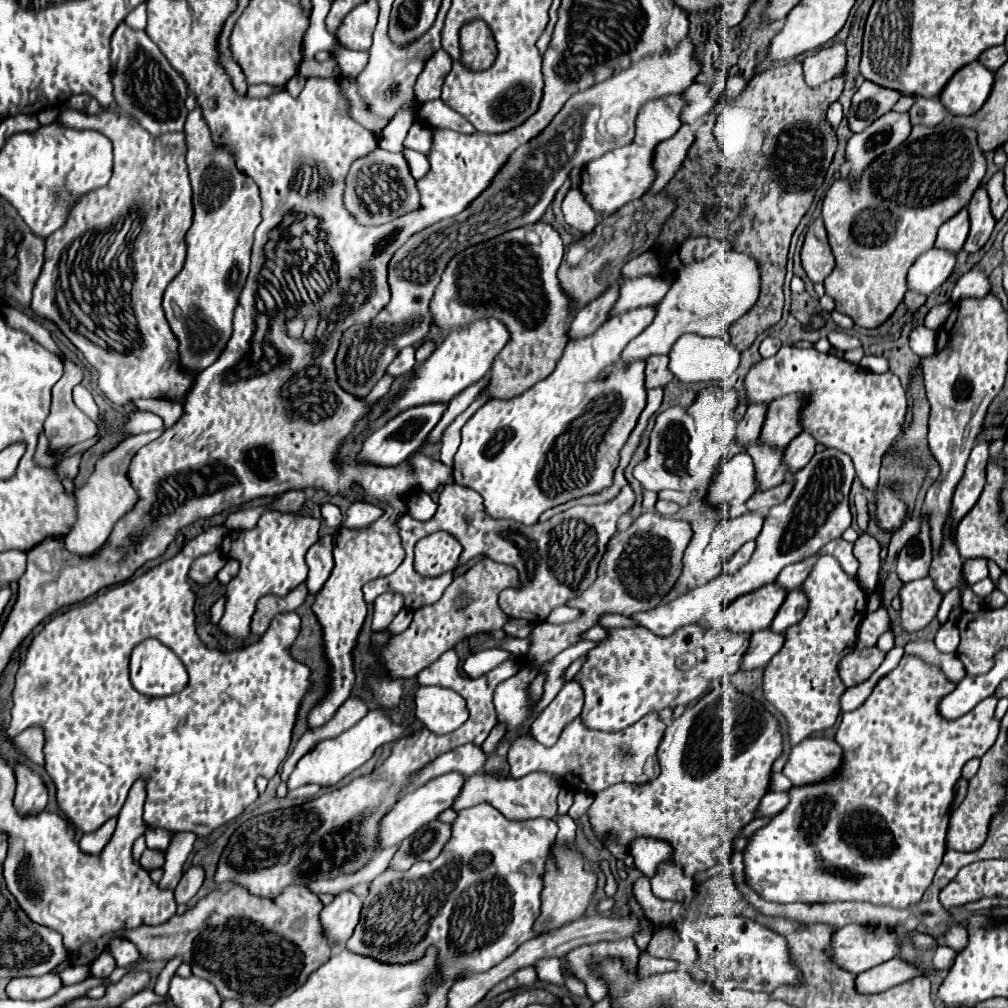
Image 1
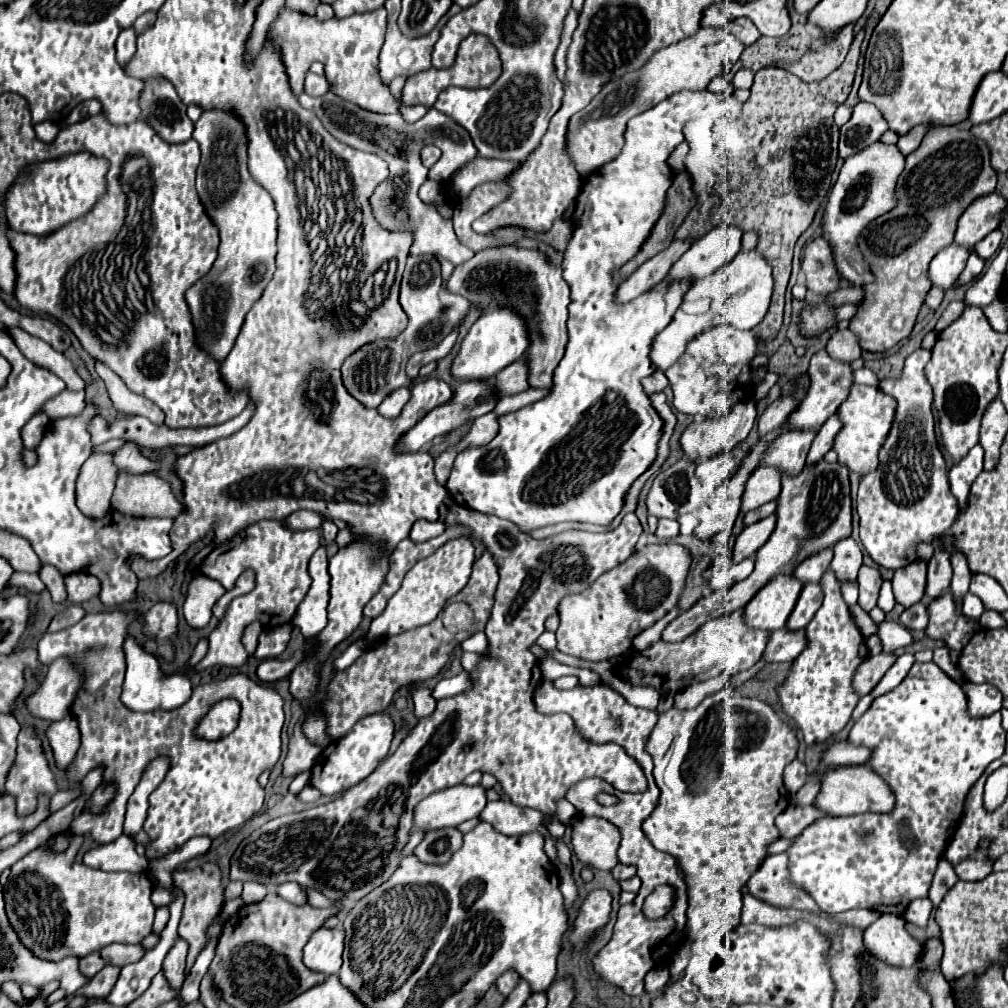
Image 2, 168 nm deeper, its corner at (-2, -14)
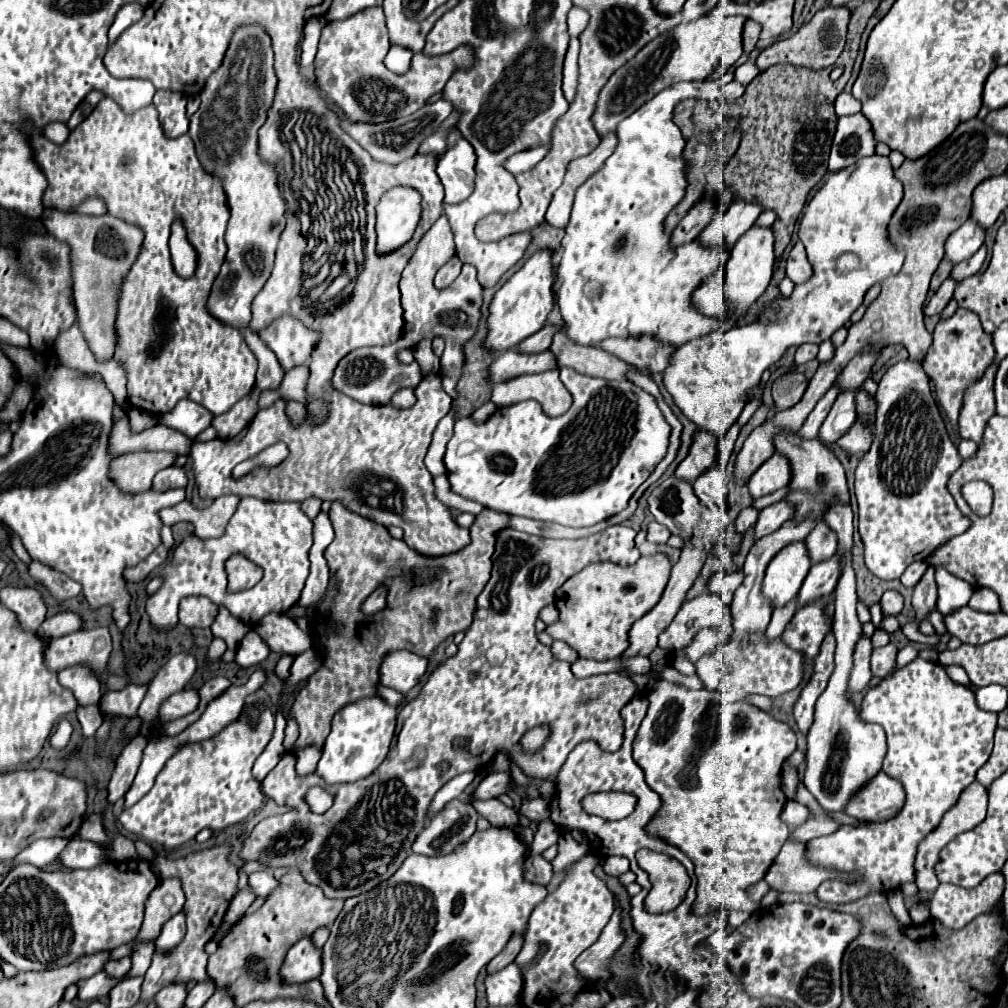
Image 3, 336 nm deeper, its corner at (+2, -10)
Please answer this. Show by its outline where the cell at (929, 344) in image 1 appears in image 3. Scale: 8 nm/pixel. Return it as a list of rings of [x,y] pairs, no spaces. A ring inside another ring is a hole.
[[[904,360],[888,368],[876,392],[876,422],[874,442],[868,454],[856,468],[856,500],[858,500],[858,530],[864,542],[864,556],[868,570],[880,580],[900,578],[902,572],[922,554],[932,554],[938,546],[970,528],[970,518],[964,516],[950,492],[946,490],[948,478],[958,470],[962,458],[956,444],[950,440],[938,404],[932,396],[930,378],[918,362]]]

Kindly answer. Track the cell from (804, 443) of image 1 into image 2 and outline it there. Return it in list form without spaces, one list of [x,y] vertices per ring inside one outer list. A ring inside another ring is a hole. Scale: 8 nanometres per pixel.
[[[834,414],[834,418],[828,420],[828,424],[824,424],[824,428],[820,428],[820,432],[816,434],[816,438],[814,438],[814,442],[812,442],[810,450],[808,450],[808,456],[806,456],[808,466],[820,462],[824,458],[824,454],[832,448],[832,440],[834,440],[836,430],[840,430],[840,420]]]

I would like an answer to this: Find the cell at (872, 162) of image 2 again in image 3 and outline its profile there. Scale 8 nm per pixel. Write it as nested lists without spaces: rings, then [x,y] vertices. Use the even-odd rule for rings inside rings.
[[[874,154],[844,172],[830,174],[798,222],[798,238],[812,264],[810,280],[796,284],[792,296],[770,302],[754,324],[734,326],[724,334],[710,332],[674,352],[670,366],[664,370],[664,384],[688,420],[700,430],[704,430],[704,422],[716,422],[706,432],[724,436],[738,420],[746,394],[760,384],[766,368],[778,362],[790,346],[828,340],[850,320],[872,284],[900,272],[904,252],[888,240],[888,224],[900,200],[902,184],[894,178],[890,160],[884,156]],[[846,252],[854,254],[858,264],[848,272],[838,272],[838,260]]]

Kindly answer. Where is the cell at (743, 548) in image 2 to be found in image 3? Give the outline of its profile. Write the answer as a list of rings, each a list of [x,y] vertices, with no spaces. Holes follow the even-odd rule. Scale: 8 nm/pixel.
[[[780,500],[780,502],[764,508],[764,510],[760,512],[760,516],[758,516],[756,526],[754,526],[756,538],[766,536],[766,534],[770,534],[770,532],[776,532],[786,520],[790,520],[792,514],[794,514],[794,508],[792,508],[792,506],[794,506],[794,504],[788,502],[788,500]]]

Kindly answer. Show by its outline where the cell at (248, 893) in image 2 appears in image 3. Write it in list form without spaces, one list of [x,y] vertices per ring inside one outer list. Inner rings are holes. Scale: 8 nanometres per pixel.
[[[252,872],[248,884],[254,888],[256,896],[268,896],[276,888],[276,878],[272,872]]]

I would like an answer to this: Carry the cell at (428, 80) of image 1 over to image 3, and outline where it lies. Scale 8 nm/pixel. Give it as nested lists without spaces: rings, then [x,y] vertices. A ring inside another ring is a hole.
[[[380,6],[366,8],[348,20],[330,22],[324,26],[316,54],[316,78],[324,96],[332,100],[350,122],[380,124],[410,116],[420,110],[430,96],[442,92],[456,68],[468,68],[468,64],[472,64],[472,48],[460,46],[442,56],[426,56],[424,52],[416,52],[410,72],[394,74],[382,62],[388,48],[388,28]]]

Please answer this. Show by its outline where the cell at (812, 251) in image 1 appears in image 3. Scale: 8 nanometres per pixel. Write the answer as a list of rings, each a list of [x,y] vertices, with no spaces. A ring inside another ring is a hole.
[[[796,242],[794,248],[788,254],[788,260],[786,260],[786,276],[794,284],[800,284],[800,282],[808,280],[808,276],[812,276],[812,266],[808,264],[804,246],[800,242]]]

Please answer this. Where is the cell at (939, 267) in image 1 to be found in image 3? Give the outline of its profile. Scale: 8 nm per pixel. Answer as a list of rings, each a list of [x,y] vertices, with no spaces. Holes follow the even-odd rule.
[[[966,220],[950,238],[946,244],[946,258],[954,264],[968,260],[972,254],[980,250],[980,246],[986,240],[986,230],[976,224],[974,220]]]

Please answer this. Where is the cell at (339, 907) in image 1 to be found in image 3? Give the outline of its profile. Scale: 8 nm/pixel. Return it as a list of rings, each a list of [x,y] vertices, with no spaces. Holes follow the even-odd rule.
[[[310,938],[298,940],[280,966],[282,984],[300,984],[320,976],[320,952],[312,948]]]

